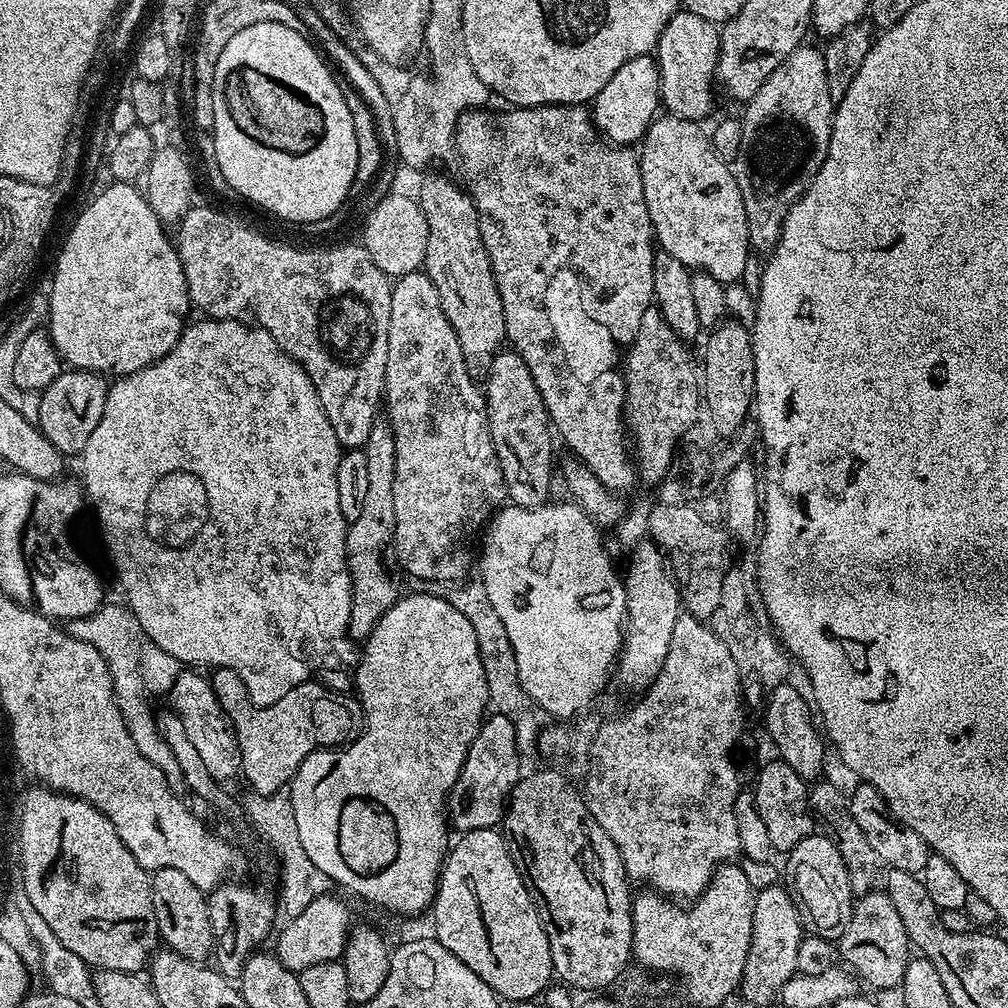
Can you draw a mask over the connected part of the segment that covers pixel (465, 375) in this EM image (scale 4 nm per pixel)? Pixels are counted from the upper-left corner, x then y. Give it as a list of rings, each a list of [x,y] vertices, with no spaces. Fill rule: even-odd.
[[[411,272],[405,276],[399,277],[392,285],[392,301],[390,302],[390,338],[386,342],[386,378],[384,379],[384,395],[386,401],[386,418],[392,424],[394,430],[394,450],[396,451],[396,465],[394,466],[394,522],[396,523],[396,557],[400,560],[400,567],[411,578],[422,580],[435,580],[437,582],[460,582],[465,579],[464,576],[468,571],[474,568],[474,549],[478,544],[478,537],[481,535],[482,529],[487,525],[491,515],[497,508],[505,503],[508,487],[502,478],[502,466],[498,462],[498,454],[494,450],[494,442],[490,438],[490,430],[488,429],[488,402],[485,393],[476,385],[477,377],[466,366],[464,355],[462,354],[462,346],[458,346],[458,334],[454,334],[454,326],[450,326],[450,318],[446,318],[446,314],[442,310],[442,302],[438,298],[438,290],[434,290],[434,282],[430,282],[430,278],[425,272]]]

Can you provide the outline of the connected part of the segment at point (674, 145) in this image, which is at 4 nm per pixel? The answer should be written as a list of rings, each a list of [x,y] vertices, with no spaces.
[[[671,114],[657,115],[638,148],[642,190],[646,210],[650,210],[655,243],[689,270],[705,272],[722,285],[728,285],[739,281],[748,268],[746,206],[742,202],[742,190],[738,190],[735,171],[721,160],[712,148],[709,133],[700,128],[703,127],[694,120],[683,120]]]

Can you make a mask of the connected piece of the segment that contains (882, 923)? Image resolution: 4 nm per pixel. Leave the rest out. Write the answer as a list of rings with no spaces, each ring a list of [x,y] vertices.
[[[887,891],[867,892],[853,903],[852,917],[838,941],[838,956],[863,983],[865,980],[872,988],[899,989],[903,985],[910,945],[906,926],[902,926],[902,918],[898,918],[898,910],[894,910],[894,902],[890,902]]]

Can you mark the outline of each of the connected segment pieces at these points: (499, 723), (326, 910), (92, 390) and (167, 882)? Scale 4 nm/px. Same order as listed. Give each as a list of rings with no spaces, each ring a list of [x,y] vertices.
[[[491,713],[482,723],[478,735],[468,751],[466,762],[460,771],[459,777],[452,787],[452,795],[446,800],[446,816],[453,829],[458,828],[459,833],[466,833],[474,829],[497,827],[507,811],[507,800],[511,796],[513,786],[517,784],[522,775],[520,769],[522,761],[519,748],[516,744],[516,728],[505,715]]]
[[[329,894],[322,898],[314,898],[314,902],[310,902],[310,906],[302,910],[302,914],[291,917],[287,923],[276,940],[274,954],[280,959],[282,966],[298,974],[306,970],[306,966],[340,960],[344,955],[344,947],[354,921],[348,913],[347,906],[336,897],[336,894]]]
[[[74,368],[61,370],[58,378],[40,393],[38,427],[65,457],[76,458],[83,453],[90,434],[94,434],[94,426],[102,419],[102,410],[106,410],[108,386],[109,381],[101,373]]]
[[[163,868],[151,873],[150,879],[154,898],[154,918],[158,918],[161,941],[182,958],[207,961],[213,955],[214,945],[206,893],[198,890],[198,886],[194,886],[194,882],[190,882],[190,878],[186,878],[182,870]]]

